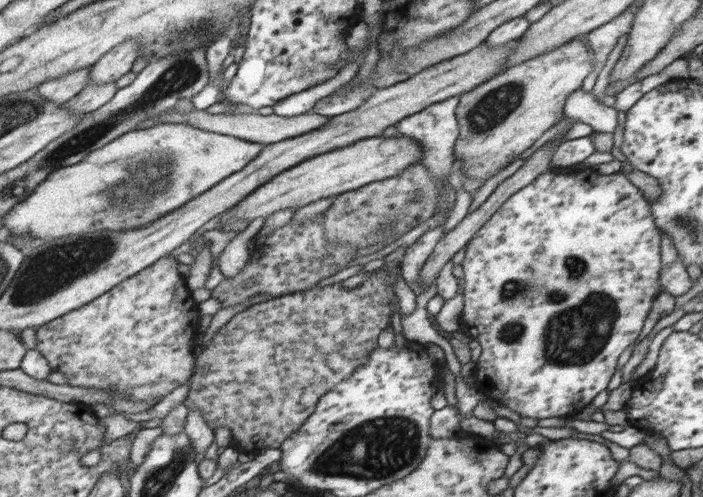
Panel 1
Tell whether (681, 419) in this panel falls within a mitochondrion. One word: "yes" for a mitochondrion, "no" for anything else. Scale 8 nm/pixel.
no

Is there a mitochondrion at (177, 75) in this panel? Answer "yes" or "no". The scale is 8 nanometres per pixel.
yes

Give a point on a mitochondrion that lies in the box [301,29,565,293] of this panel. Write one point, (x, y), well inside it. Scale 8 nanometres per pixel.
(486, 114)

